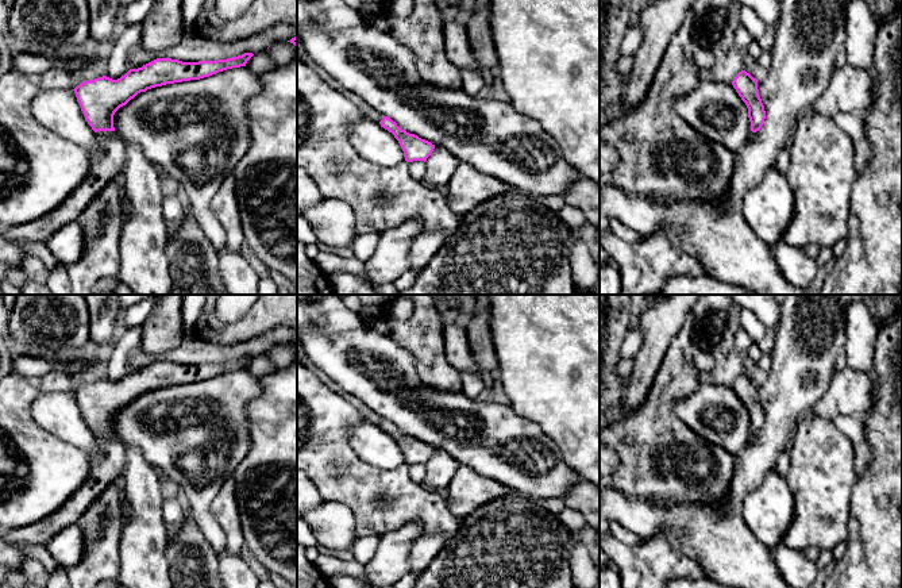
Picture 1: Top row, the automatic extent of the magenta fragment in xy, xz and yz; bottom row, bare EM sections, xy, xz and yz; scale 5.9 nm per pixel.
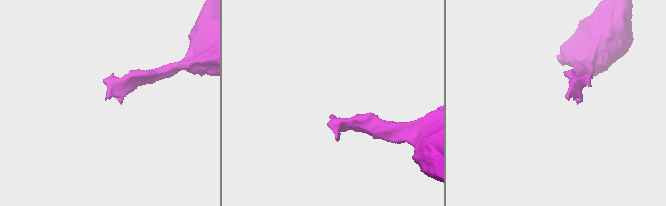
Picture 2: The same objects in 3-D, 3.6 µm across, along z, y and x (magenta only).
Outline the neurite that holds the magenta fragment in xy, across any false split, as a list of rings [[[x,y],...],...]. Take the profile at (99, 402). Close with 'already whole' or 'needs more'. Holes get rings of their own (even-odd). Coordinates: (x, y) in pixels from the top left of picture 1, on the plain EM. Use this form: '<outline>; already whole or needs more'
[[[244,356],[227,362],[198,365],[157,361],[142,370],[130,372],[117,383],[103,378],[77,388],[73,393],[85,423],[100,443],[101,453],[89,456],[90,470],[85,484],[59,510],[34,524],[1,530],[0,538],[16,547],[46,546],[50,538],[62,529],[77,524],[104,488],[123,474],[126,447],[115,435],[113,418],[138,396],[246,369],[253,358],[253,356]]]; needs more

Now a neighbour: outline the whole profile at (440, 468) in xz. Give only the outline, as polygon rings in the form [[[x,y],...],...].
[[[435,449],[432,457],[427,461],[427,473],[423,479],[423,487],[429,491],[442,491],[448,488],[455,472],[460,464],[443,449]]]

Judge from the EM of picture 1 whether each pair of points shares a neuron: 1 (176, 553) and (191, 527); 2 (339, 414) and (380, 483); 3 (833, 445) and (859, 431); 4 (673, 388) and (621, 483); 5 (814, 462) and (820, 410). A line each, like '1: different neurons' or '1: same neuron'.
1: same neuron
2: same neuron
3: different neurons
4: same neuron
5: different neurons

